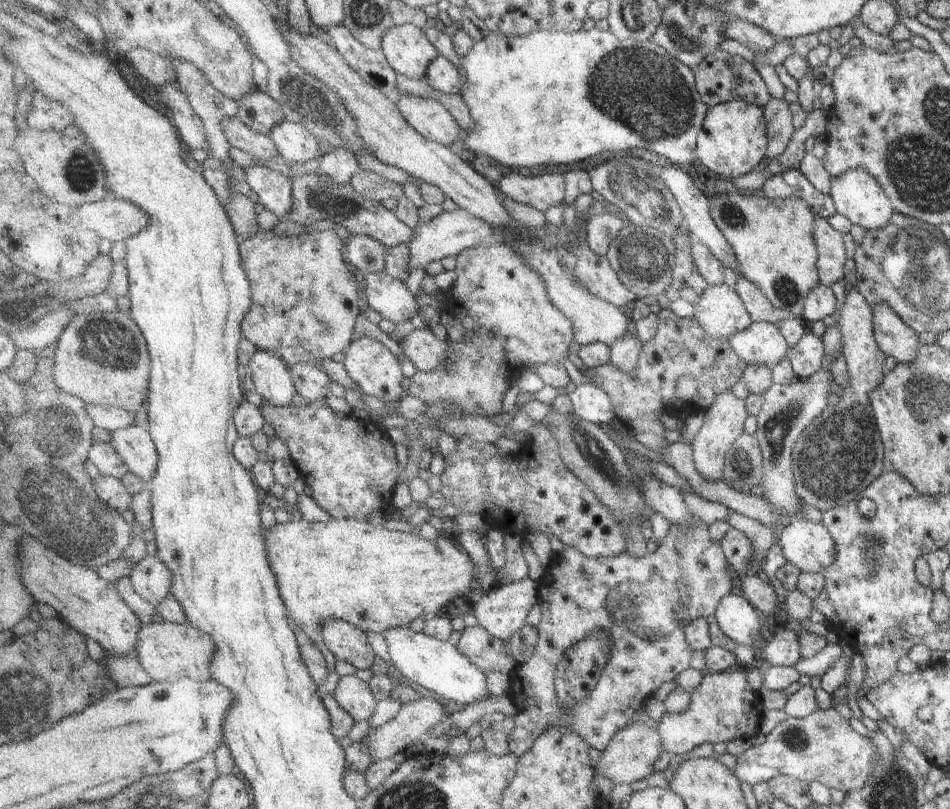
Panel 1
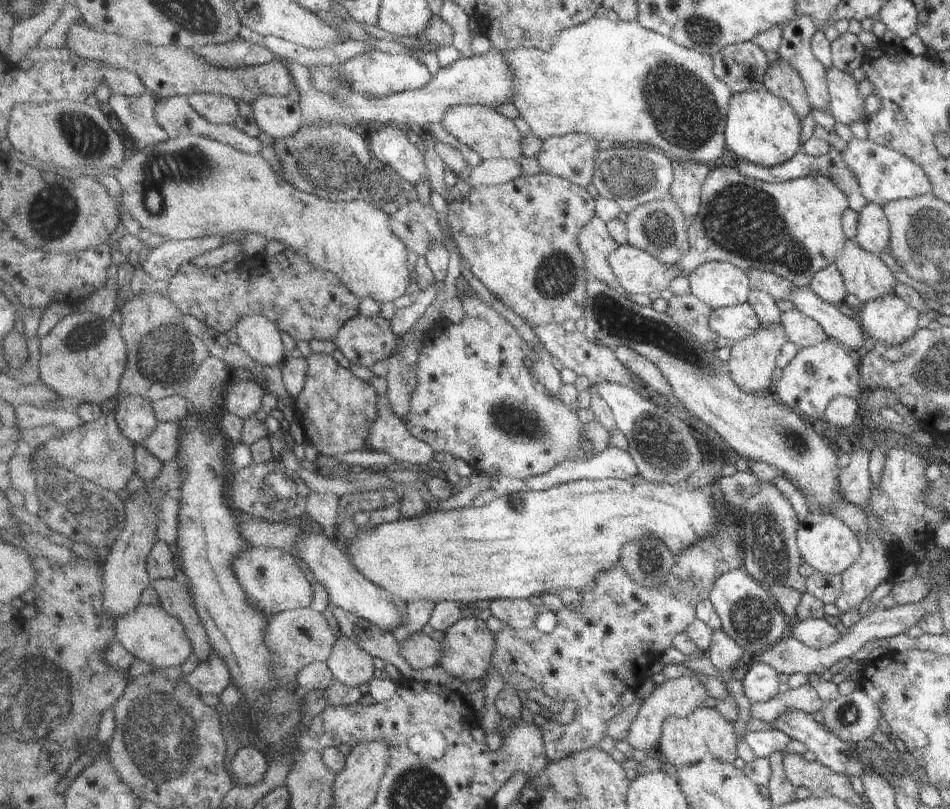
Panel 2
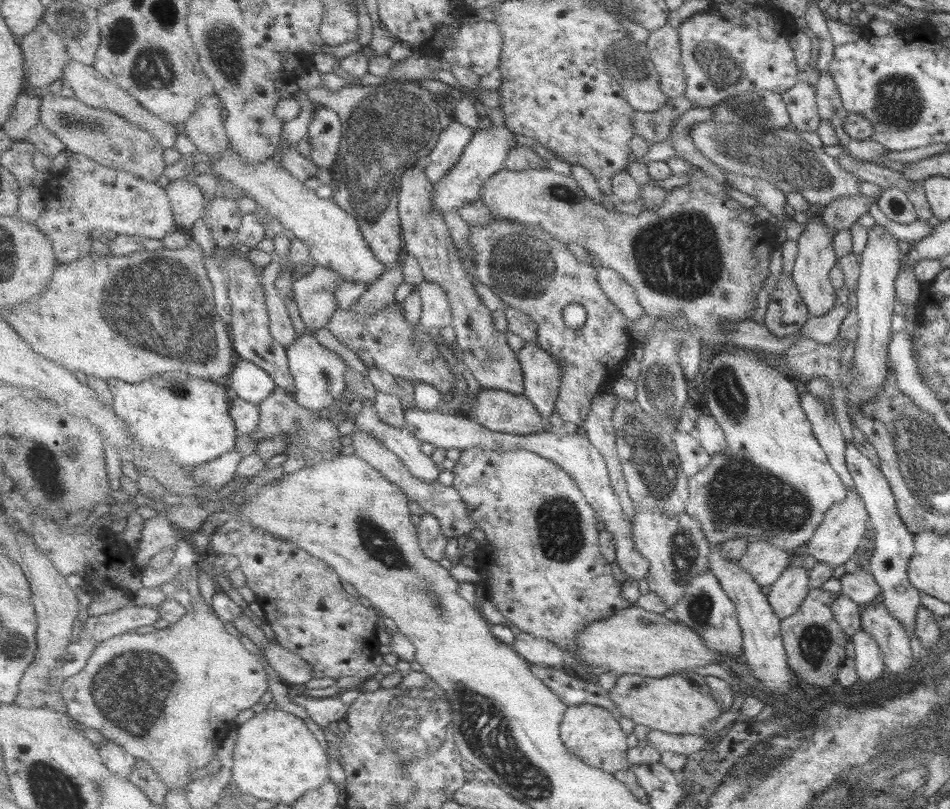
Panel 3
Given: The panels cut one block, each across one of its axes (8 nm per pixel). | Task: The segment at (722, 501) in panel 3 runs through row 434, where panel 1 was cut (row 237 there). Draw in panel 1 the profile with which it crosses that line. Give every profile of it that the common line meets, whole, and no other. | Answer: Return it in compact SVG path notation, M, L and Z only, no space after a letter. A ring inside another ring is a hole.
M732 190L730 193L715 193L708 197L709 213L719 231L732 247L744 277L753 282L775 306L793 312L801 318L804 300L813 288L819 285L817 269L817 244L813 235L815 216L801 198L771 199L759 192Z

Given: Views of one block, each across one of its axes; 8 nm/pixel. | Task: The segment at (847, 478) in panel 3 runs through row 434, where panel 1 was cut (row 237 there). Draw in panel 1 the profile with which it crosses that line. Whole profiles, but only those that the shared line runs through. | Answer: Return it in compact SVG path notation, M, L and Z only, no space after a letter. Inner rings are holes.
M816 217L813 222L813 235L819 254L817 256L819 282L830 287L844 276L842 268L847 259L843 234L827 219Z

